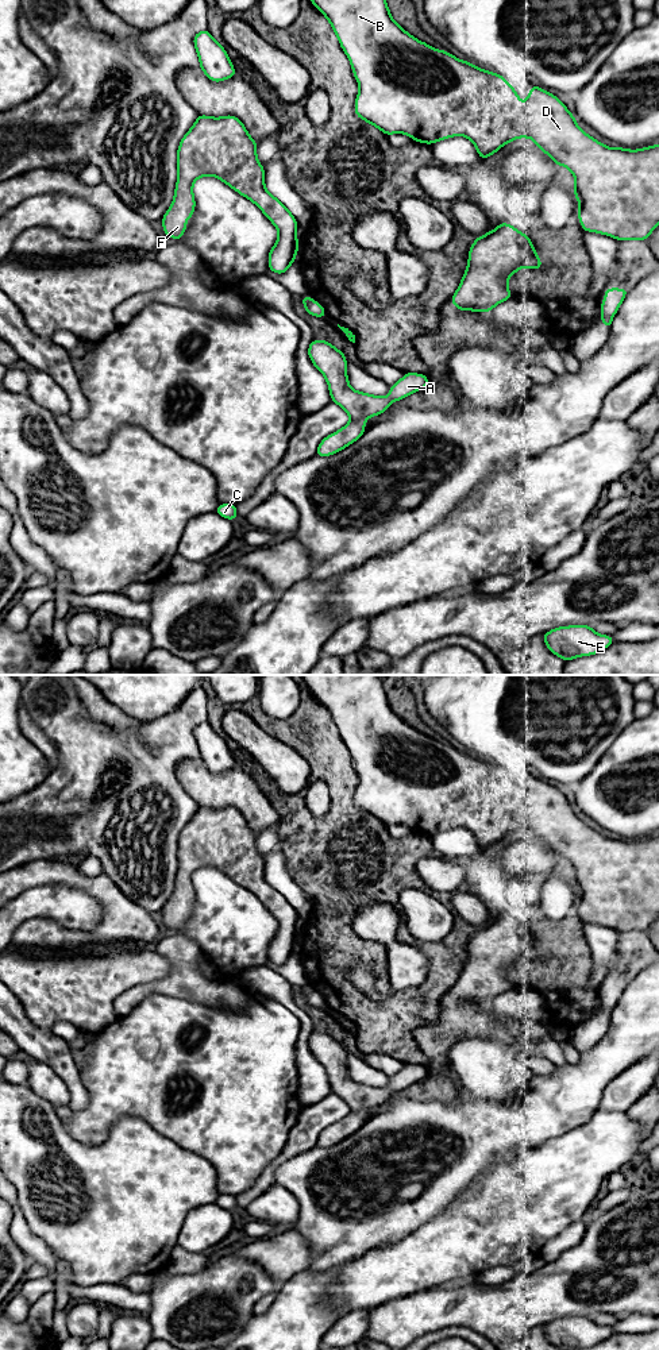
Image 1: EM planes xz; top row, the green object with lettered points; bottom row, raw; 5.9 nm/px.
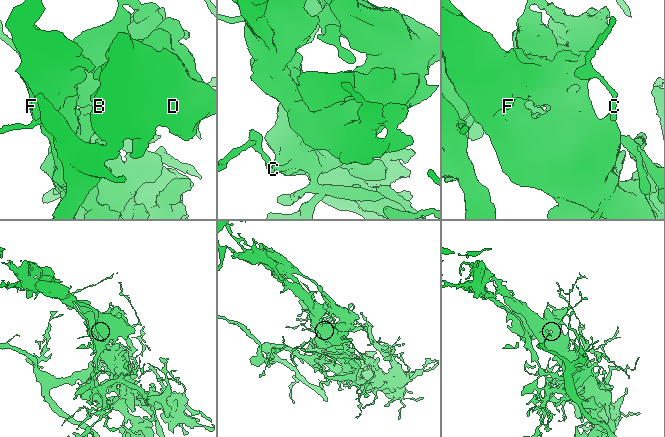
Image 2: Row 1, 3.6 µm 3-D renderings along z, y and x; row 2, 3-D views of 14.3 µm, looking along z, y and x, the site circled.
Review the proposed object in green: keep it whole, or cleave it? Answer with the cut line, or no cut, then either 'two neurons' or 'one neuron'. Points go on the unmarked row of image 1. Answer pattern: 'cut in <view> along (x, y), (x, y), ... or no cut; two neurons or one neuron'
cut in xz along (345, 1023), (353, 1026); two neurons

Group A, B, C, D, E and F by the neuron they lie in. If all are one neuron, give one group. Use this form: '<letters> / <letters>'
A B D F / C E

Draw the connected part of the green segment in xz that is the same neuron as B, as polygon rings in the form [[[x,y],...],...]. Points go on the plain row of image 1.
[[[301,675],[313,697],[328,710],[350,751],[359,776],[355,805],[385,826],[406,825],[413,832],[432,836],[451,828],[469,829],[485,850],[517,829],[531,829],[556,856],[567,859],[574,869],[578,909],[583,922],[621,932],[645,932],[659,915],[659,836],[640,841],[610,840],[577,817],[566,796],[554,786],[531,779],[523,795],[513,778],[500,765],[473,757],[444,741],[436,741],[402,721],[392,709],[378,675]]]

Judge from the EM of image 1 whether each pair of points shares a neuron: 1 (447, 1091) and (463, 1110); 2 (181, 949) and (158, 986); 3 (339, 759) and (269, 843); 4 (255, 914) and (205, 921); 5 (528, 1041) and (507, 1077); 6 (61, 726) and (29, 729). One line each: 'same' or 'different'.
1: different
2: same
3: different
4: same
5: different
6: different

